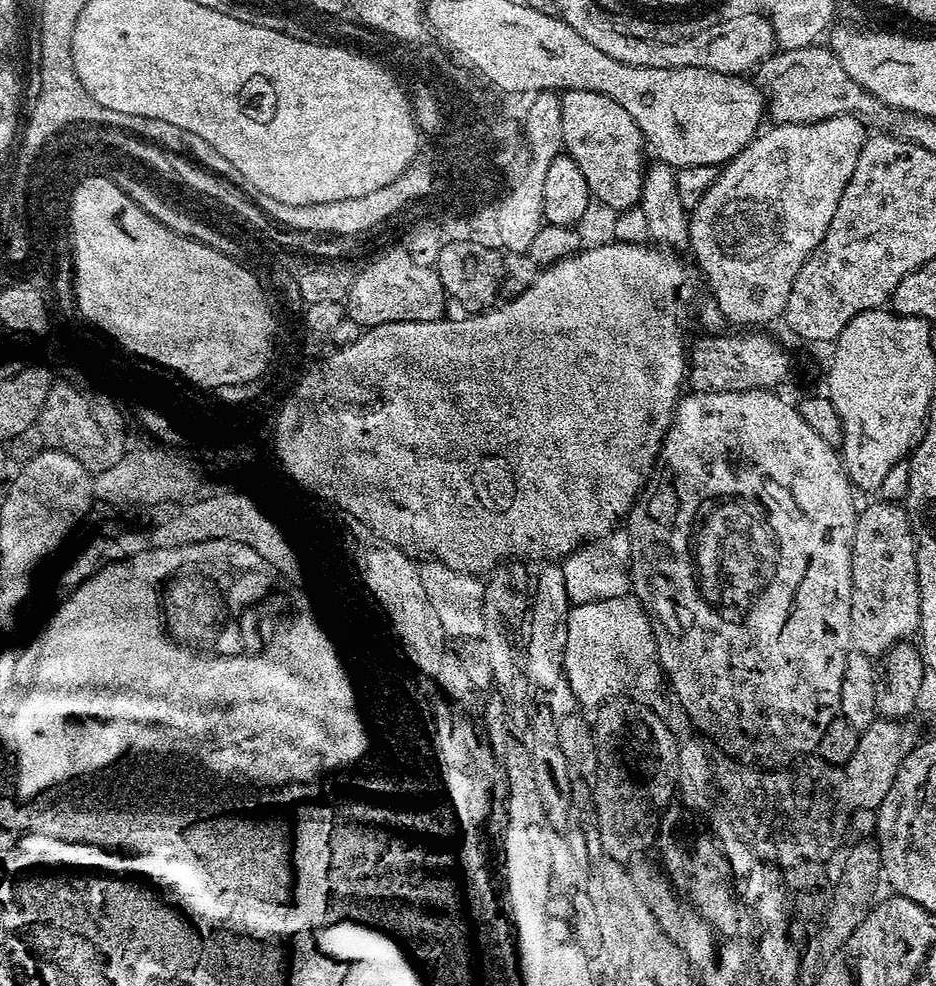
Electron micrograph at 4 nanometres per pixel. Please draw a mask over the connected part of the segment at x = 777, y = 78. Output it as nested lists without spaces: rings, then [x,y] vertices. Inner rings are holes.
[[[809,46],[806,48],[790,48],[784,51],[781,51],[779,54],[773,55],[770,60],[770,65],[772,64],[772,73],[768,76],[768,88],[766,84],[766,108],[770,113],[770,116],[773,116],[776,124],[792,124],[792,123],[816,123],[819,120],[829,119],[831,116],[838,115],[852,115],[863,114],[865,117],[872,116],[878,109],[878,101],[876,97],[871,96],[870,93],[864,91],[864,88],[858,82],[854,82],[850,78],[850,74],[846,74],[846,70],[842,70],[842,62],[838,62],[838,58],[830,51],[827,47],[820,48],[821,46]]]

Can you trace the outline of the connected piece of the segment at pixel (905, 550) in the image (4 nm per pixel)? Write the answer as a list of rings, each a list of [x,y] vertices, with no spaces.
[[[879,503],[857,515],[852,543],[852,642],[859,651],[873,658],[883,657],[896,644],[915,637],[920,630],[920,582],[912,522],[899,503]]]

